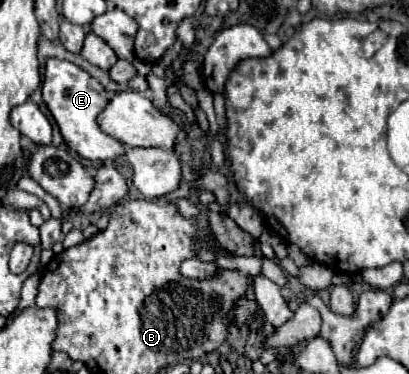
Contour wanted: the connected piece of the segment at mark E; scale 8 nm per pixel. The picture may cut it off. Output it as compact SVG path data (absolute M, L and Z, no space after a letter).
M47 59L45 79L43 79L43 101L51 111L53 119L57 121L67 147L89 161L113 163L125 157L125 145L119 139L107 135L97 123L109 99L111 97L105 91L105 87L75 63L63 59Z

